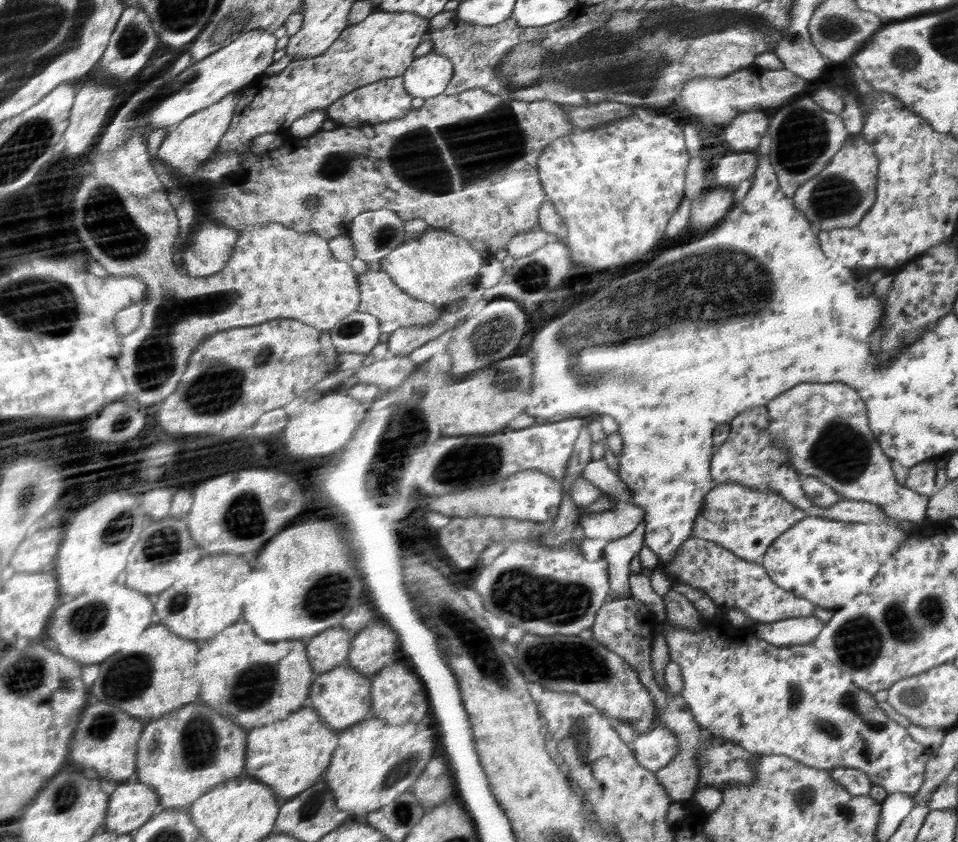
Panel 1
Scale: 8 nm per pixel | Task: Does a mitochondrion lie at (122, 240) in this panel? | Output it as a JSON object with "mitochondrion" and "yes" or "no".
{"mitochondrion":"yes"}

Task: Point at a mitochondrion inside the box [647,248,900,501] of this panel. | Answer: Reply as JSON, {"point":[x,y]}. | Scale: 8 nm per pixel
{"point":[842,452]}

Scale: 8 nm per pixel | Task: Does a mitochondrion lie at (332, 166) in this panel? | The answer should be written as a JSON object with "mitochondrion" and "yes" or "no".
{"mitochondrion":"yes"}

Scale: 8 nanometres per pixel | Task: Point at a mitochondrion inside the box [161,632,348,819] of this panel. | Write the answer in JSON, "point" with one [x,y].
{"point":[200,745]}

